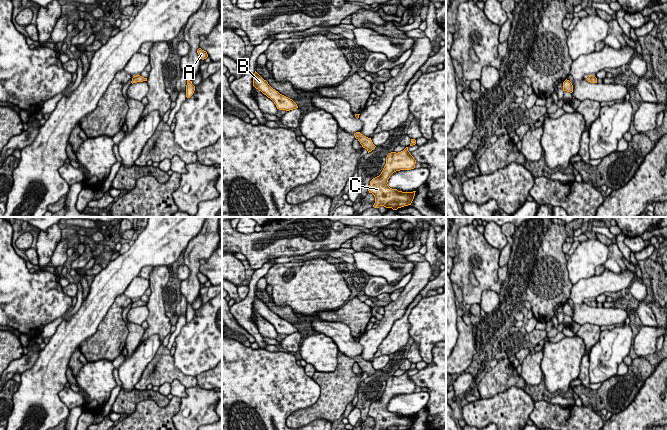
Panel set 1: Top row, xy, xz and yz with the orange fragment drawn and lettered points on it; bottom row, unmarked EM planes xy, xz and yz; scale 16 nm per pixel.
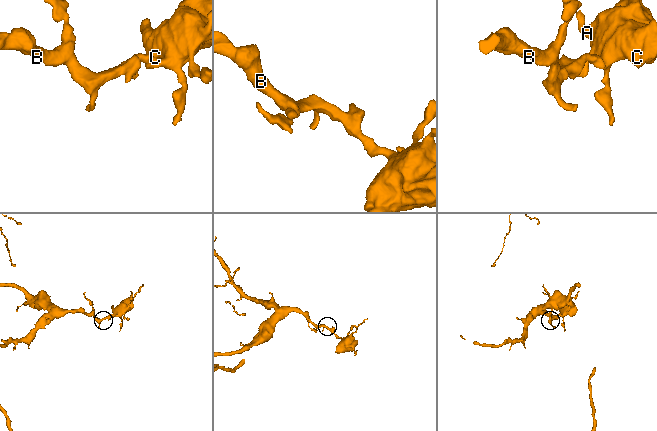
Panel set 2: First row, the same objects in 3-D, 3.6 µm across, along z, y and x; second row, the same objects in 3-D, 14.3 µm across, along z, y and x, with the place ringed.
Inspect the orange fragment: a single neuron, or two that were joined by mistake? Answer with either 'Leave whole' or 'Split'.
Leave whole

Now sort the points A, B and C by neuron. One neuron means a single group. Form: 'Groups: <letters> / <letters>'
Groups: A B C

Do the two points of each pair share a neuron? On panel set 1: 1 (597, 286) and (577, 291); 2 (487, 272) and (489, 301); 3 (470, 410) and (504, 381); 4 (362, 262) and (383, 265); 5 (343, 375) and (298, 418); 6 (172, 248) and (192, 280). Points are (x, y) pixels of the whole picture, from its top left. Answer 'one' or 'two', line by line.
1: one
2: two
3: two
4: one
5: one
6: two

